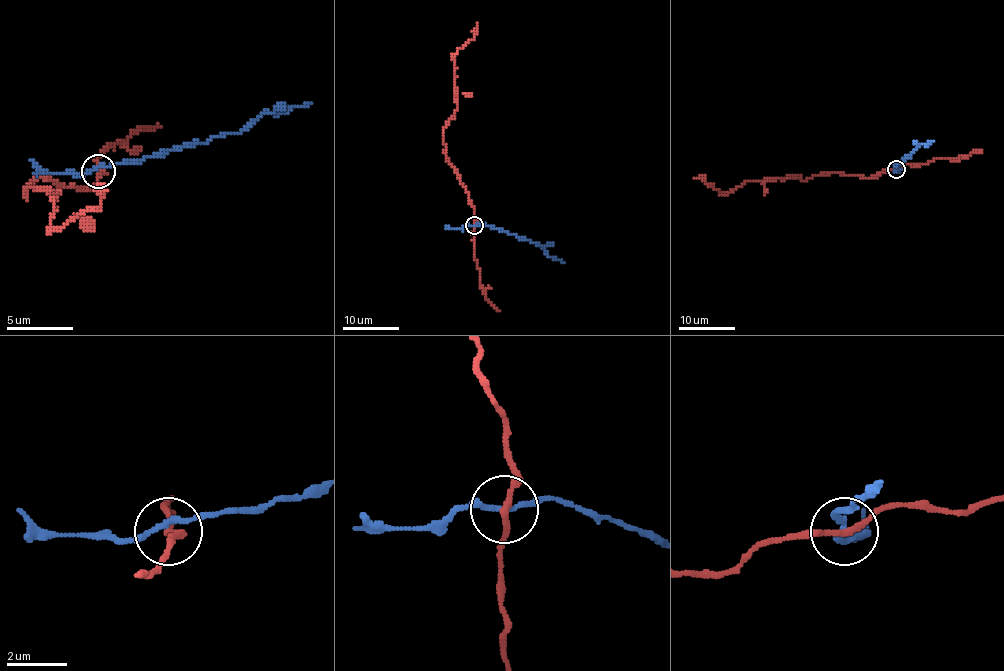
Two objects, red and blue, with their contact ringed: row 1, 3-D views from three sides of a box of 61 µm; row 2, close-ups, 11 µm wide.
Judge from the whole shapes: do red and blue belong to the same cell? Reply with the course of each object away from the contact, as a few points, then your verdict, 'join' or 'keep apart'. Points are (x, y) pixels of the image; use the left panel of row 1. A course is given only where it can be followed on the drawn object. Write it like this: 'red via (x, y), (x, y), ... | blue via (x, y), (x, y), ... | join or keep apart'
red via (97, 170), (90, 190), (37, 177), (23, 193), (57, 193), (50, 227), (64, 227), (107, 190) | blue via (97, 170), (224, 137), (244, 130), (261, 113), (278, 113), (311, 103) | keep apart

